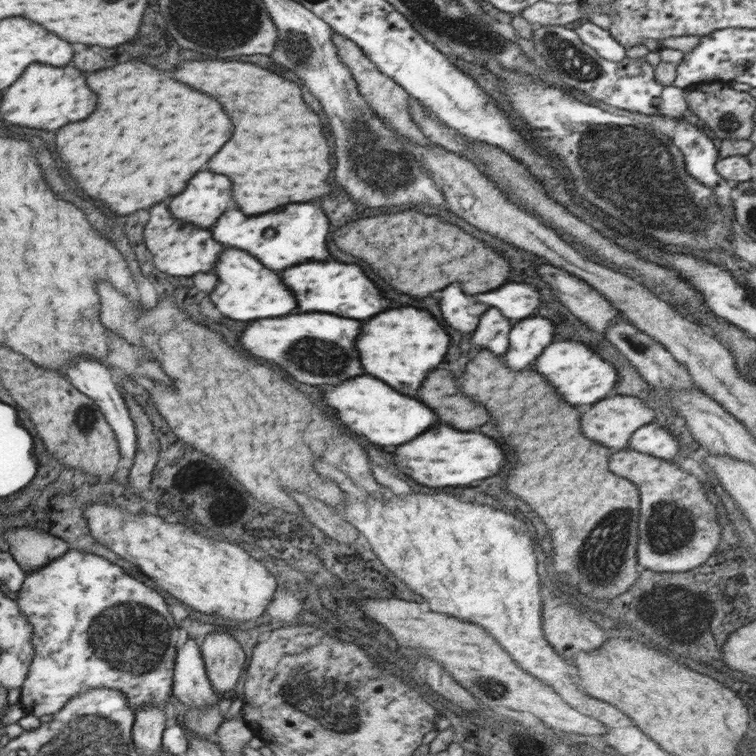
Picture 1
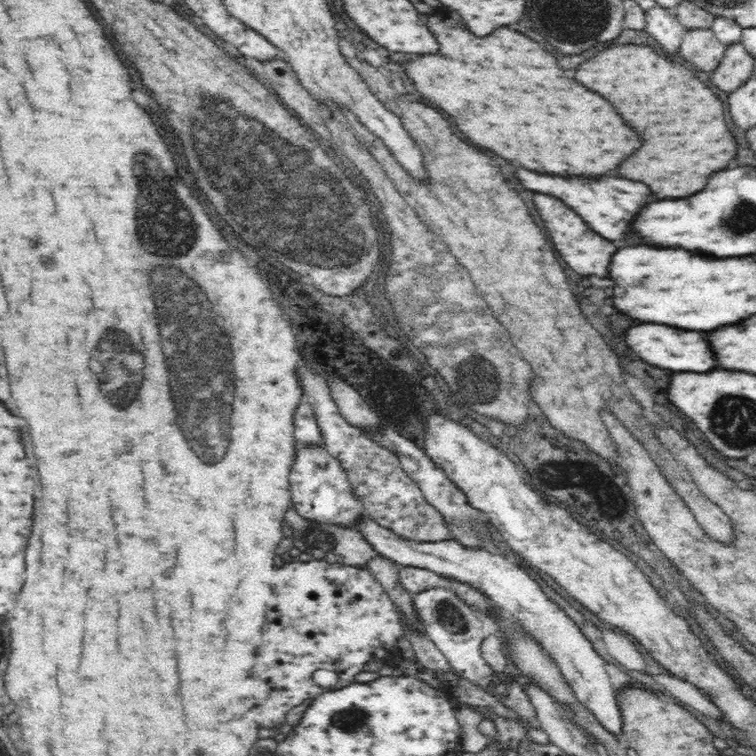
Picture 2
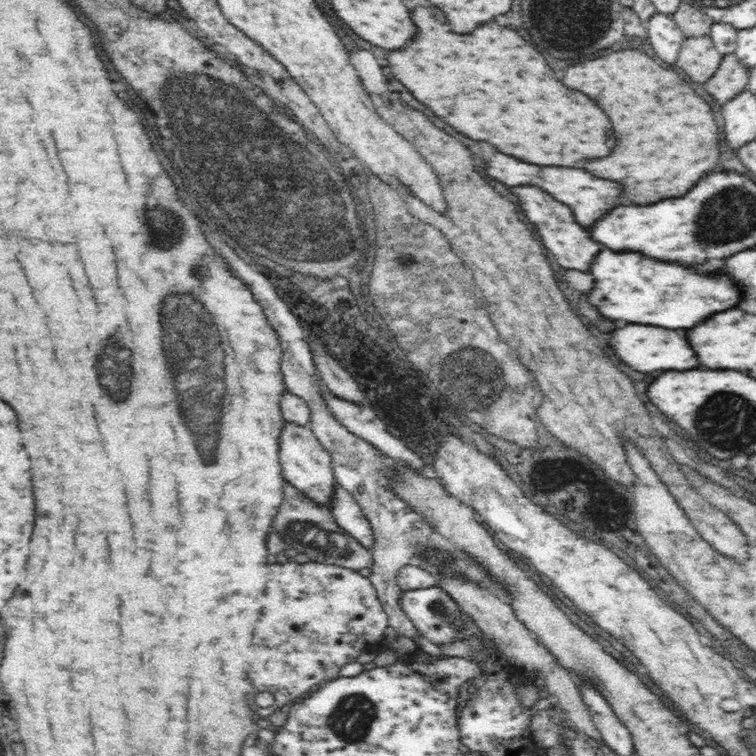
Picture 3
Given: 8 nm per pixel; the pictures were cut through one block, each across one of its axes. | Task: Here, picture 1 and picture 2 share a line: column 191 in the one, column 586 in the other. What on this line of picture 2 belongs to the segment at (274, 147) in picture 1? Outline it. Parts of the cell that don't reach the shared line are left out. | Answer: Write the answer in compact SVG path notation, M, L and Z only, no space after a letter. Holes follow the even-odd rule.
M610 46L584 62L576 78L590 90L606 94L650 138L644 152L626 162L620 176L650 182L658 198L686 198L704 190L710 174L726 168L738 152L736 138L726 124L724 102L692 70L664 58L650 46Z

